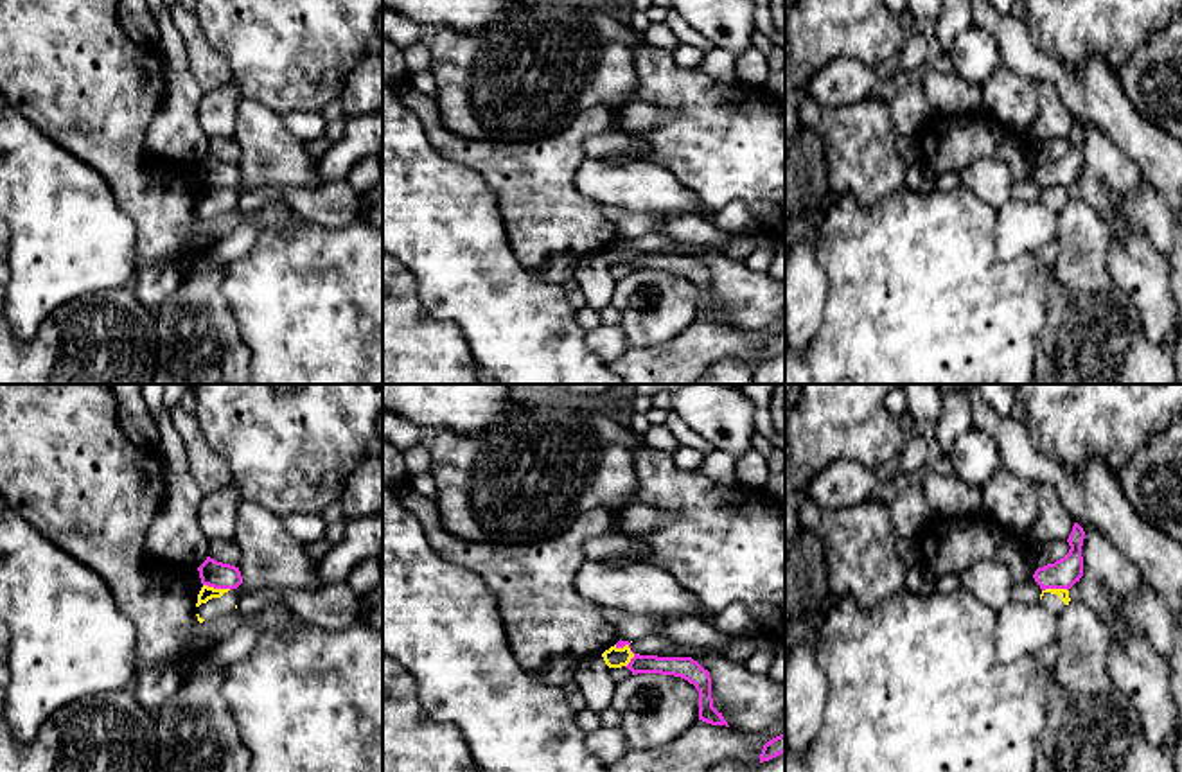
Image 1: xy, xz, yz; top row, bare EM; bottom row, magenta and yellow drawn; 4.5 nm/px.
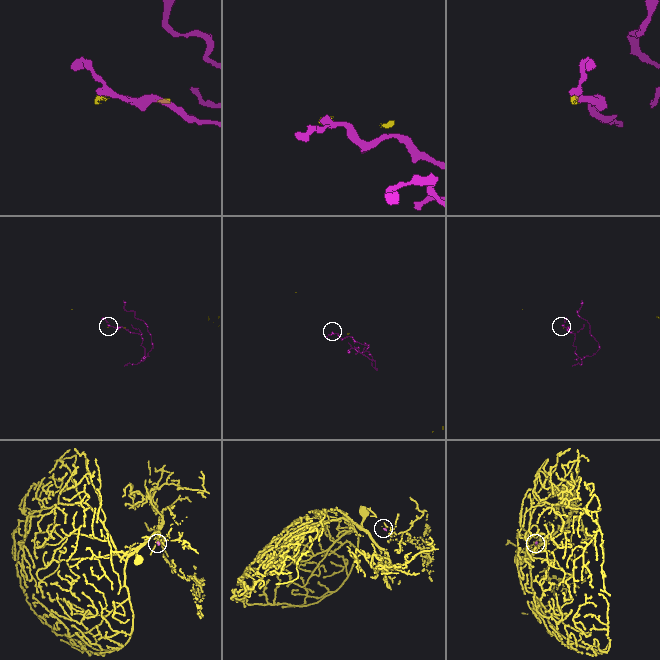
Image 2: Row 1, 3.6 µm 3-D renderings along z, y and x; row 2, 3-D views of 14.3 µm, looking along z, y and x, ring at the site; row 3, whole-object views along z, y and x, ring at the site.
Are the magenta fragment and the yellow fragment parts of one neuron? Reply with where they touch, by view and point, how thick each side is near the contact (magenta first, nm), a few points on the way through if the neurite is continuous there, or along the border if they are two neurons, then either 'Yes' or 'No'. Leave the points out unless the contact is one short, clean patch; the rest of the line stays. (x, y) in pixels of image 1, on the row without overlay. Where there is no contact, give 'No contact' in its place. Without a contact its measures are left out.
Touches magenta at xy (218, 185). Thickness 120 nm (magenta) against 70 nm. Boundary: xy (203, 182), (230, 187). No

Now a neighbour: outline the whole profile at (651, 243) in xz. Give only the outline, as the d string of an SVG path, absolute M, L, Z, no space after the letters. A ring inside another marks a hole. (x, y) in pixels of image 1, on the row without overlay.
M650 232L640 239L632 239L631 248L640 253L659 253L659 250L672 241L670 235Z

